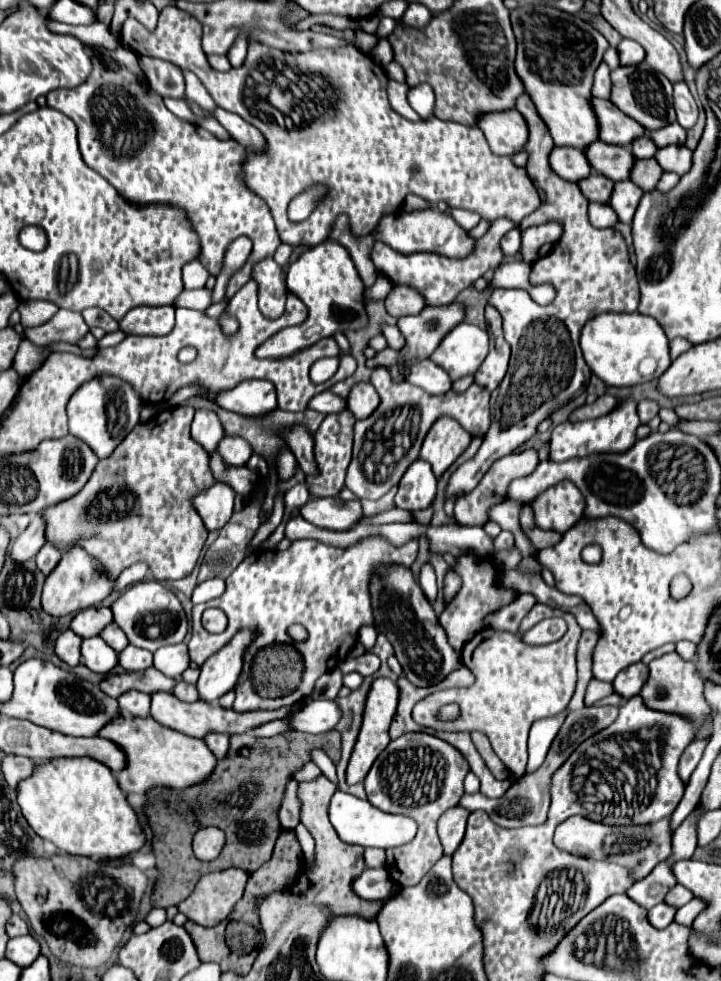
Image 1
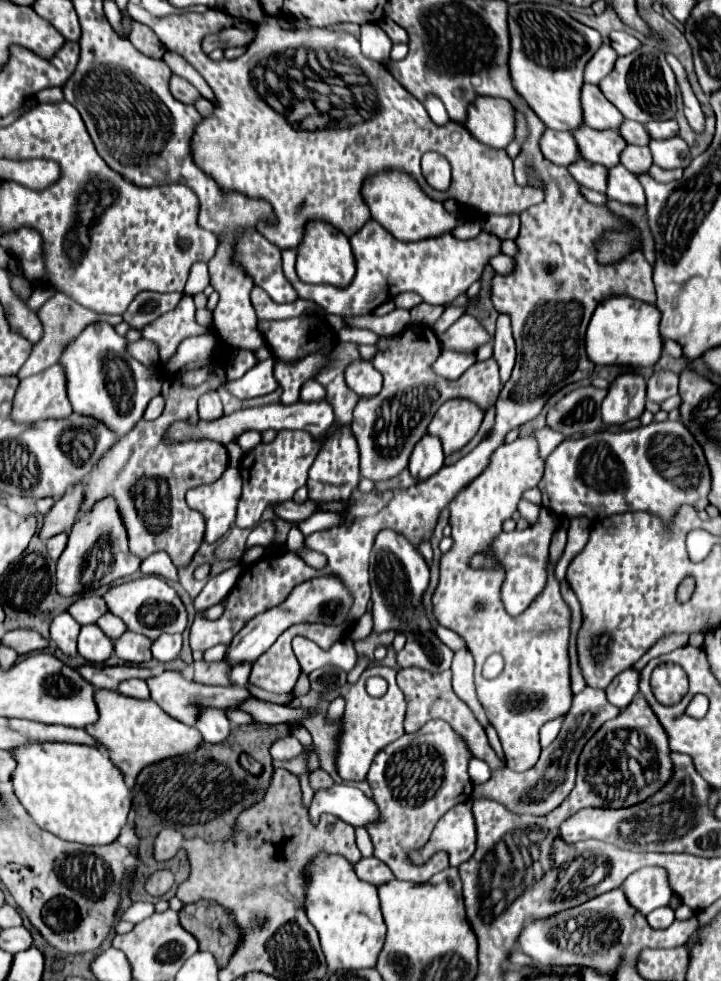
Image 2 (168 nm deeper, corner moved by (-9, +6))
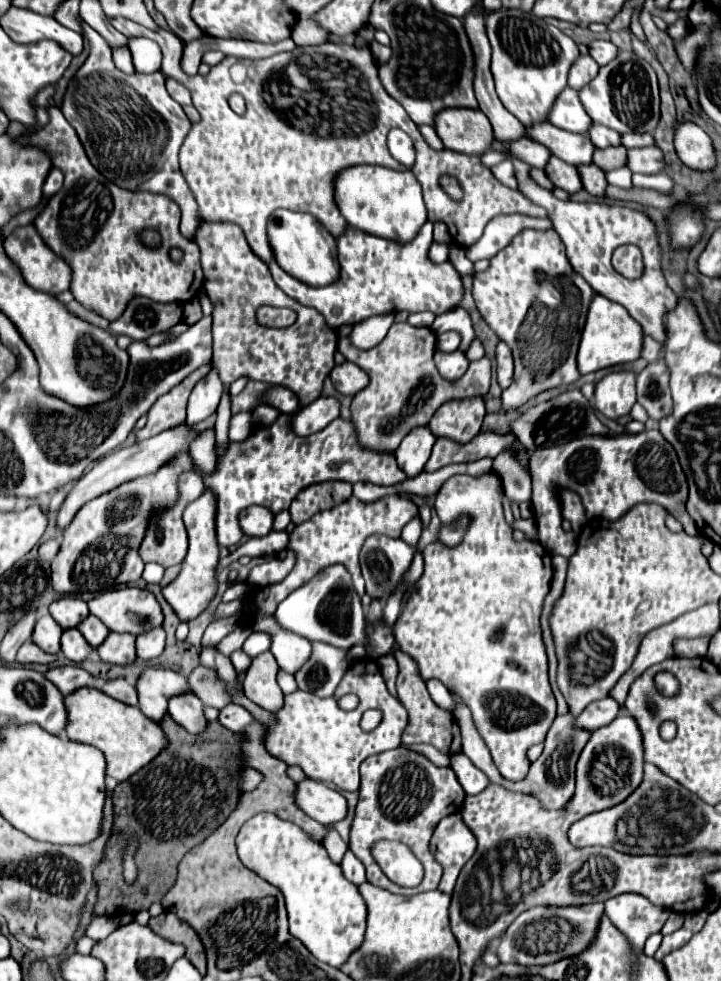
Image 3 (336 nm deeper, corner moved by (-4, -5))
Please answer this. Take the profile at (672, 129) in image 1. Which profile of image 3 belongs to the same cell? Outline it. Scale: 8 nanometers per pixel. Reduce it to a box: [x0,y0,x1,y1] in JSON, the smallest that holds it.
[622,133,654,149]

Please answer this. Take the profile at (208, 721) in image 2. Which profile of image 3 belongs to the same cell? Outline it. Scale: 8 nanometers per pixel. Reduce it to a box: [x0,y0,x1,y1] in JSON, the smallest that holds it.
[168,693,206,733]

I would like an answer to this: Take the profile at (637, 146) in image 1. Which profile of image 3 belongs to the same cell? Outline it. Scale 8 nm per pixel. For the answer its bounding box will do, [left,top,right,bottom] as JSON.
[588,125,620,149]

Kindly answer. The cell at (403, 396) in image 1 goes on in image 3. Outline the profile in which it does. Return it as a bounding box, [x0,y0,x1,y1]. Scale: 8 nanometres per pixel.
[338,323,490,451]

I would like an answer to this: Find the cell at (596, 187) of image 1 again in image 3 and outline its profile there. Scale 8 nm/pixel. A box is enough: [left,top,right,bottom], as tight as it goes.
[544,157,582,193]

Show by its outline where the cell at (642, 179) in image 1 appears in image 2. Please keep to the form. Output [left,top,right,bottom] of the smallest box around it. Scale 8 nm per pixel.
[621,146,653,176]

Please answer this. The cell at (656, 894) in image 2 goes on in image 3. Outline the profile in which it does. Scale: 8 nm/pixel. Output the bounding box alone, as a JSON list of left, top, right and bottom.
[604,893,668,955]

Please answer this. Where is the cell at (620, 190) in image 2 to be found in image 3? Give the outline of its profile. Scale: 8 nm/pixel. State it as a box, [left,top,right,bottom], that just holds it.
[578,165,606,199]

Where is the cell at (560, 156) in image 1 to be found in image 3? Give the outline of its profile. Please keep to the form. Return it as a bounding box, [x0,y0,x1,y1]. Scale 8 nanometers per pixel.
[490,137,550,169]

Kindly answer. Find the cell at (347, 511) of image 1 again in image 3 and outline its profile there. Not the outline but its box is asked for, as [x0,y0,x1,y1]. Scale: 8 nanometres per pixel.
[238,507,274,537]

